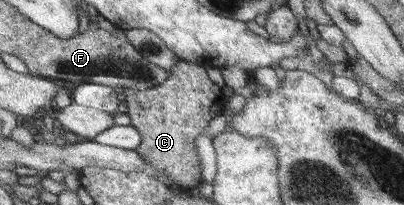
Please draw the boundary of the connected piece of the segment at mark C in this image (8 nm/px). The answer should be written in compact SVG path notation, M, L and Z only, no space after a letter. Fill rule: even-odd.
M180 60L168 71L166 82L149 93L127 92L127 114L142 133L142 144L136 150L156 175L166 173L172 184L193 188L204 181L204 166L196 151L196 138L212 124L212 118L222 116L227 97L222 87L208 78L206 67Z

